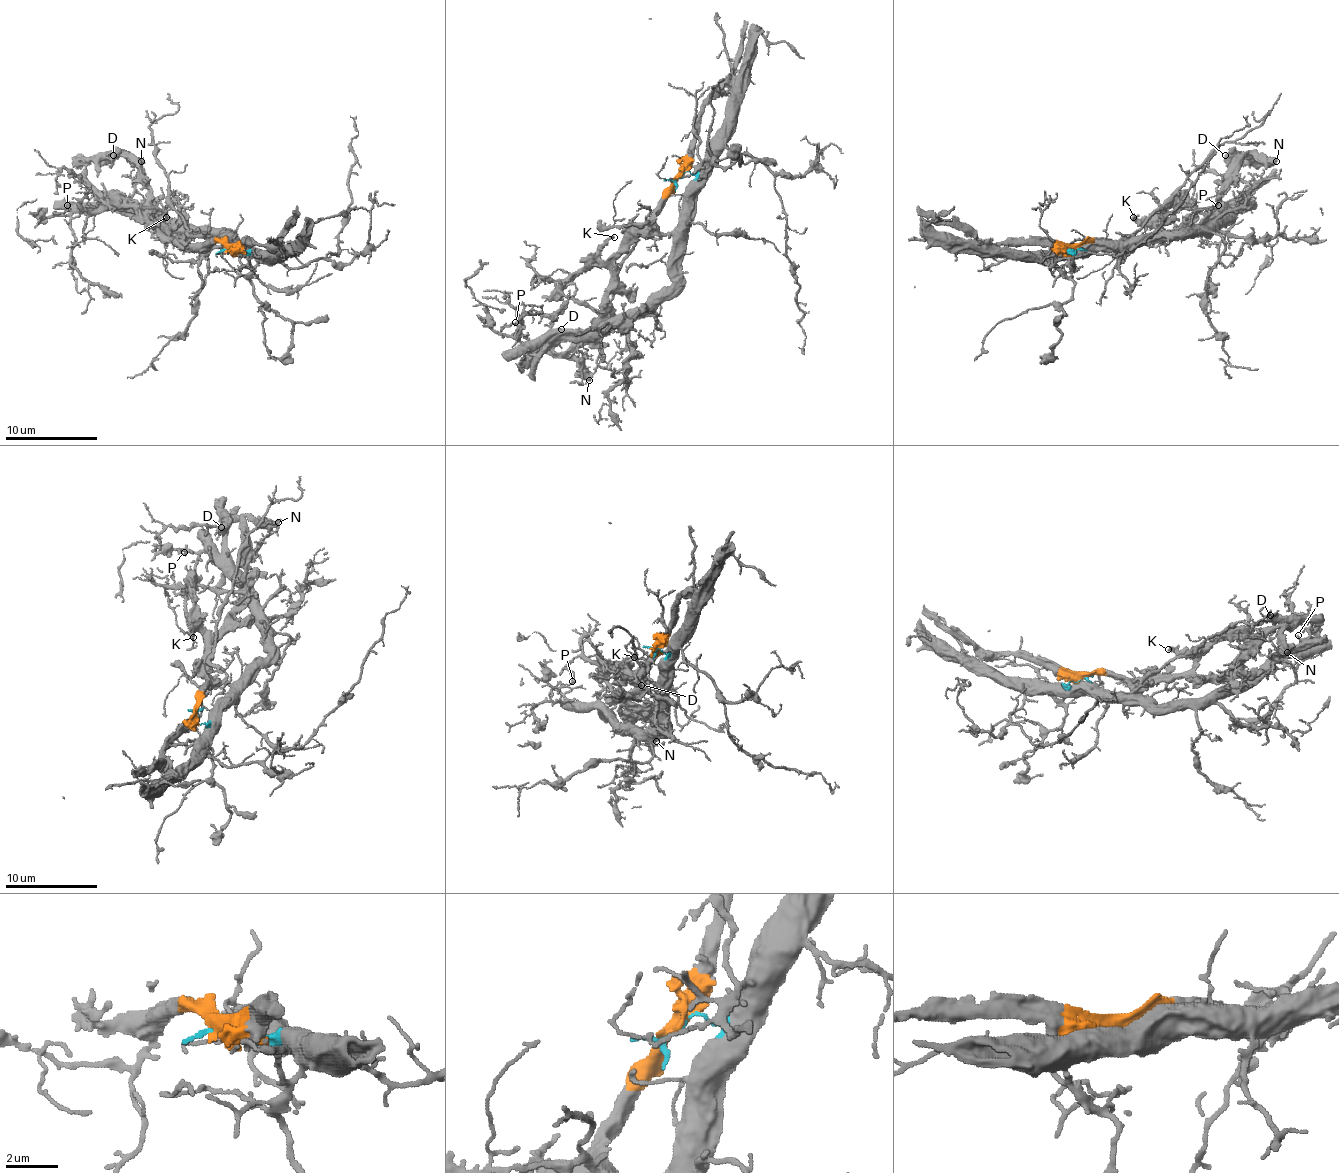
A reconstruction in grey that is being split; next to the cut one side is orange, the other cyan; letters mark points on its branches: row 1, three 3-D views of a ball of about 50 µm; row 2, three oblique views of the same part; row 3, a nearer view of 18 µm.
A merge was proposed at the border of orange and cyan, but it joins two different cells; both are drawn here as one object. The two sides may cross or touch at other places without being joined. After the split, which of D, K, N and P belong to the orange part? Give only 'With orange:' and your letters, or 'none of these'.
With orange: D, K, N

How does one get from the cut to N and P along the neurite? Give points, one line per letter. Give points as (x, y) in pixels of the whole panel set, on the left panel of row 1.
N: (229, 251), (220, 242), (178, 244), (160, 228), (151, 209), (148, 180), (125, 154), (141, 161)
P: (229, 251), (247, 251), (220, 235), (160, 226), (141, 214), (100, 209), (54, 214), (68, 205)

